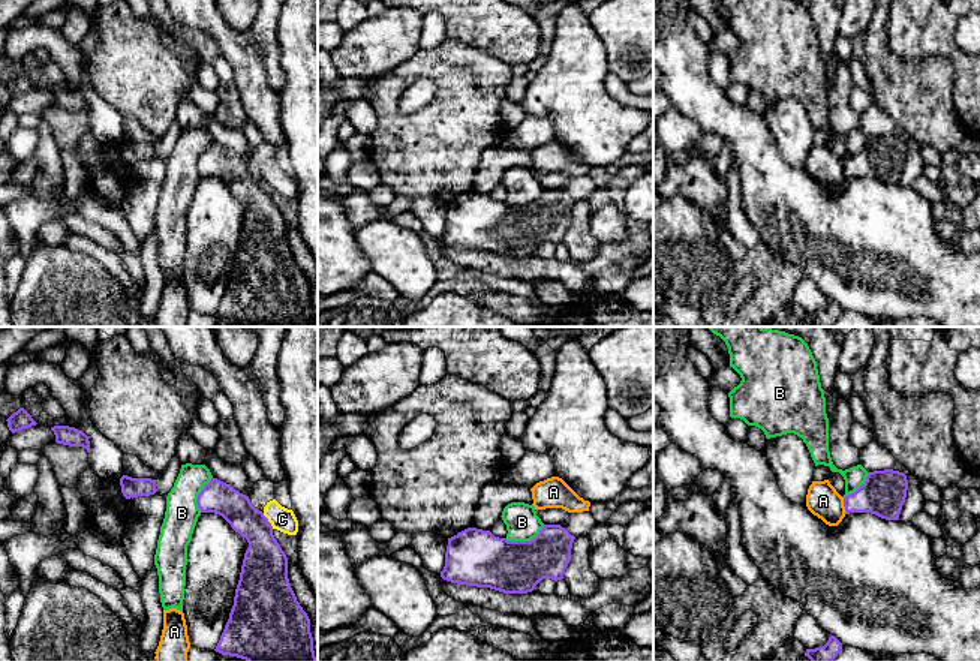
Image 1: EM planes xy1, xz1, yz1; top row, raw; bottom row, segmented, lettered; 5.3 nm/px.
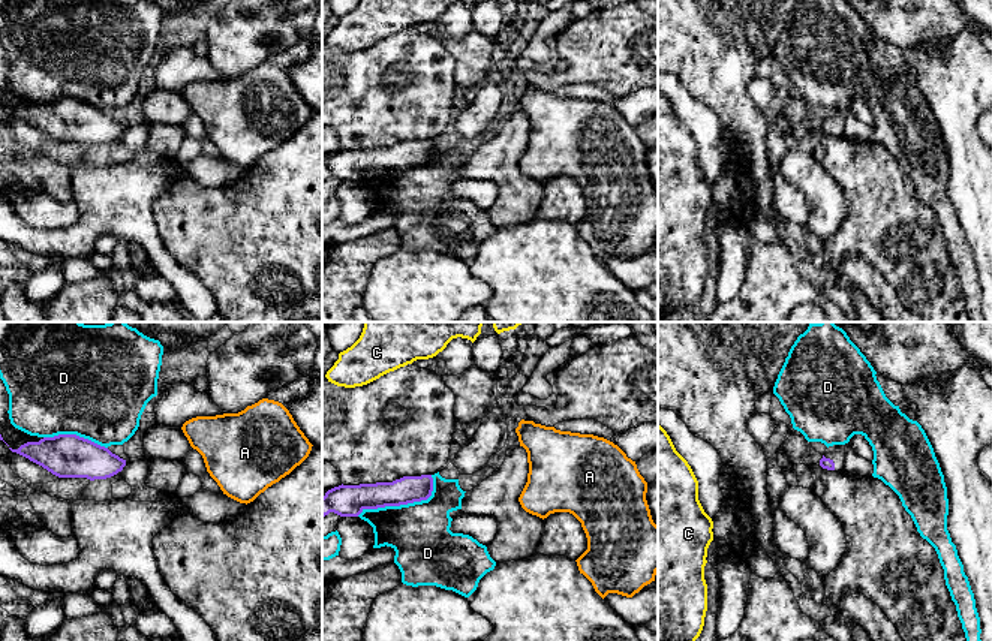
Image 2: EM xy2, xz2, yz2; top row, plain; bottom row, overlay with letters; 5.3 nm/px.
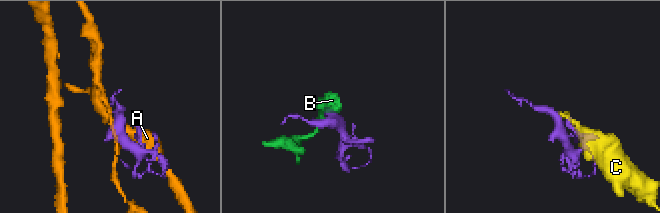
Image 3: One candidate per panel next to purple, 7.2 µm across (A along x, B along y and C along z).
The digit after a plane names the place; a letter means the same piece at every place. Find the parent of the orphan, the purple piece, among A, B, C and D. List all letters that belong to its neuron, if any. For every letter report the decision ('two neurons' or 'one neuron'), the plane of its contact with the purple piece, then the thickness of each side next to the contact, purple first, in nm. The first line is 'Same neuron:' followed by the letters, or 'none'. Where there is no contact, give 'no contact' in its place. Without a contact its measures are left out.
Same neuron: none
A: two neurons | yz1 | 240/180 nm
B: two neurons | xz1 | 280/180 nm
C: two neurons | xy1 | 240/130 nm
D: two neurons | xz2 | 140/320 nm

